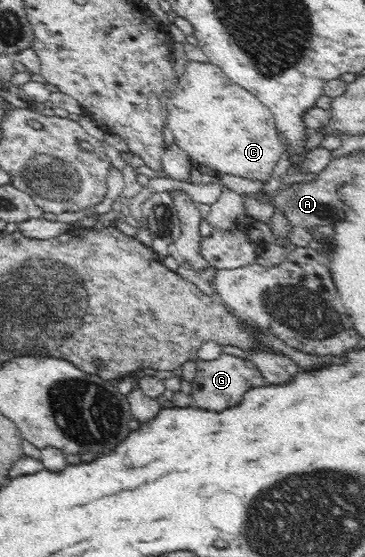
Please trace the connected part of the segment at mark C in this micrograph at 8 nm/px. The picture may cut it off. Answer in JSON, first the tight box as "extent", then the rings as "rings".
{"extent":[167,60,283,182],"rings":[[[188,60],[179,81],[175,81],[171,99],[167,101],[167,109],[167,131],[171,131],[175,144],[189,155],[194,165],[209,167],[227,175],[265,182],[281,159],[283,147],[274,125],[273,112],[211,62]]]}

